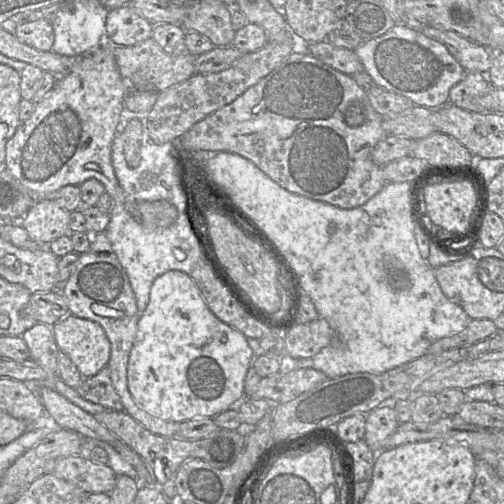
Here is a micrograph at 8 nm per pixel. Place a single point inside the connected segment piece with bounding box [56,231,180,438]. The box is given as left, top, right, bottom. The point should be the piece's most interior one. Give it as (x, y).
(99, 290)

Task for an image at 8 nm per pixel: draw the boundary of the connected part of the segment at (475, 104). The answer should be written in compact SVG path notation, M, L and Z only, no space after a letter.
M466 72L462 80L449 92L449 103L475 113L491 112L492 85L481 73Z

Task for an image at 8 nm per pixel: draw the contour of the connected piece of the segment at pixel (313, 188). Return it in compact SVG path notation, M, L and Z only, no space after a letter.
M292 52L271 73L262 78L257 84L248 88L232 103L216 110L196 123L184 134L174 149L188 154L195 154L199 151L221 151L239 154L250 160L273 181L291 193L332 204L339 208L351 209L366 203L387 183L383 175L382 166L378 166L371 159L372 150L386 136L383 129L383 120L384 118L372 107L367 91L361 88L352 76L335 70L309 53Z

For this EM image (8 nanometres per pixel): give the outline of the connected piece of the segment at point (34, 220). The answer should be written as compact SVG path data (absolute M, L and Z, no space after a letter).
M51 198L36 201L25 216L19 220L31 239L41 244L70 234L68 212Z

